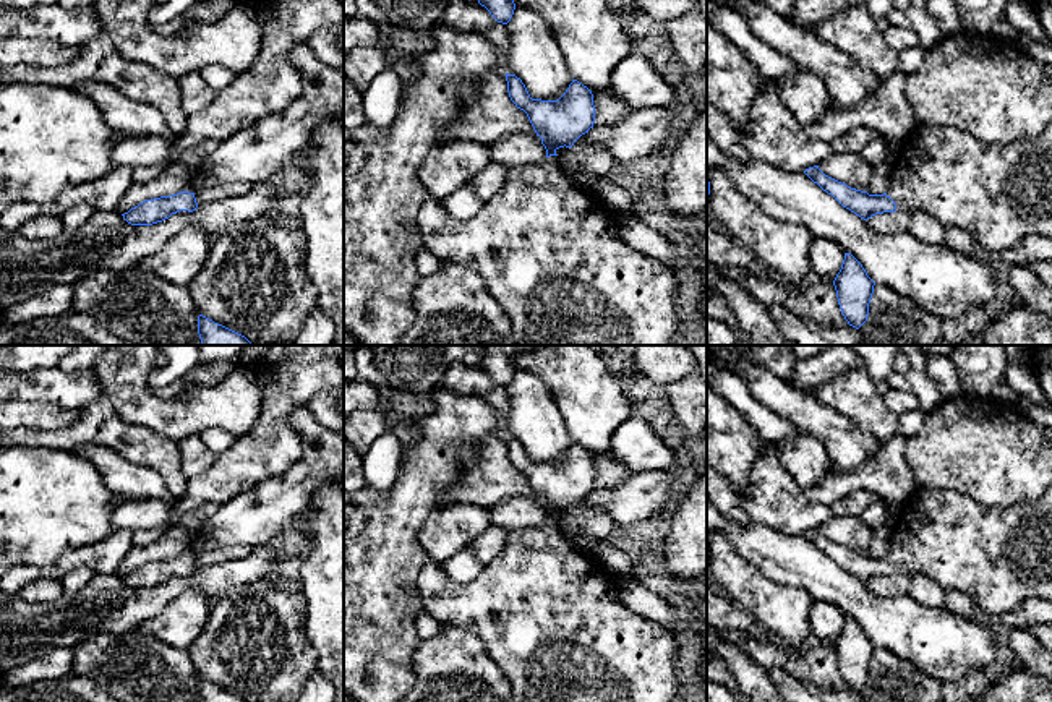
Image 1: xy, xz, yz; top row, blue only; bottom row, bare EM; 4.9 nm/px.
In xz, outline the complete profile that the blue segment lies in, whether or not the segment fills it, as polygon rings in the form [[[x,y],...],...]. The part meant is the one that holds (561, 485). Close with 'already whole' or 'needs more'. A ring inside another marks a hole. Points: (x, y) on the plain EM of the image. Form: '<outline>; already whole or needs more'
[[[506,436],[506,444],[511,464],[527,477],[546,520],[538,527],[509,530],[499,554],[470,582],[452,580],[441,563],[430,559],[417,582],[425,611],[441,624],[467,629],[485,644],[490,658],[507,678],[514,702],[676,702],[679,679],[674,632],[621,603],[613,593],[619,579],[611,577],[595,556],[577,551],[561,533],[556,514],[572,511],[593,491],[592,454],[572,443],[558,464],[541,464],[532,462],[515,438]]]; needs more

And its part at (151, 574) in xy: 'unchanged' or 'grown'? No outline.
grown

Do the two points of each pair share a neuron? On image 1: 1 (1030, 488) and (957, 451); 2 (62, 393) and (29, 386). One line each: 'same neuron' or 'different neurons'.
1: same neuron
2: same neuron

